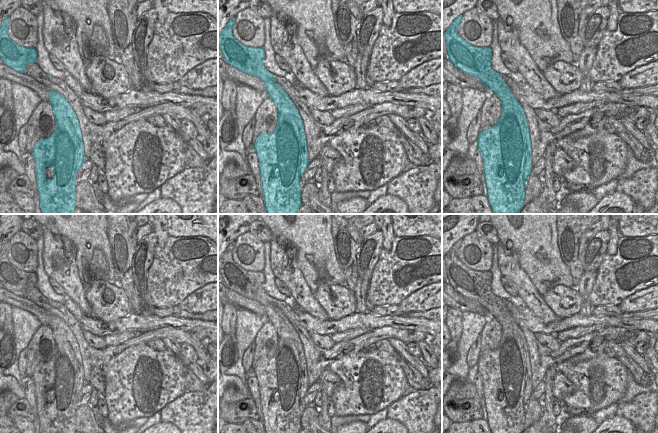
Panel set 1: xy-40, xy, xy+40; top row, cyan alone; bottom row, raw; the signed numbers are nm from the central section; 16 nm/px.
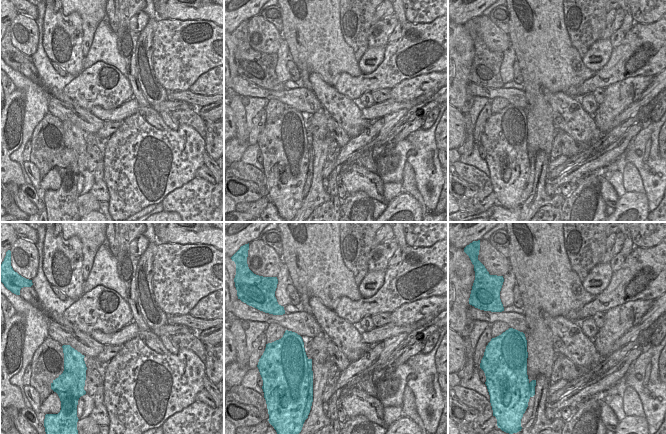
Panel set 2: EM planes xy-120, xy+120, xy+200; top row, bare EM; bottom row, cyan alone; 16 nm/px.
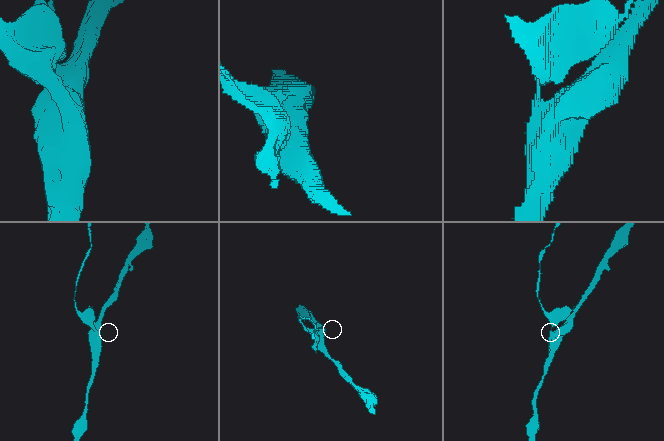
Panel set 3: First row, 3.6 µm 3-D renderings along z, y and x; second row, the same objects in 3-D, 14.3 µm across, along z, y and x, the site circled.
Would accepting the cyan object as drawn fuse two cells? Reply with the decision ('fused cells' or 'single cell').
fused cells

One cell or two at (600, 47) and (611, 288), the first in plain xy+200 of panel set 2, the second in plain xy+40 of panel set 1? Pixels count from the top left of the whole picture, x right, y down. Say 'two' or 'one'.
two

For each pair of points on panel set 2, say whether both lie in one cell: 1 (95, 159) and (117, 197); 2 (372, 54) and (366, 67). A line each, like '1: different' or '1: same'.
1: different
2: same

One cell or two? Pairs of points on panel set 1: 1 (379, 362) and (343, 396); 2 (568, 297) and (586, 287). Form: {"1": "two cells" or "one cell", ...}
{"1": "one cell", "2": "two cells"}

